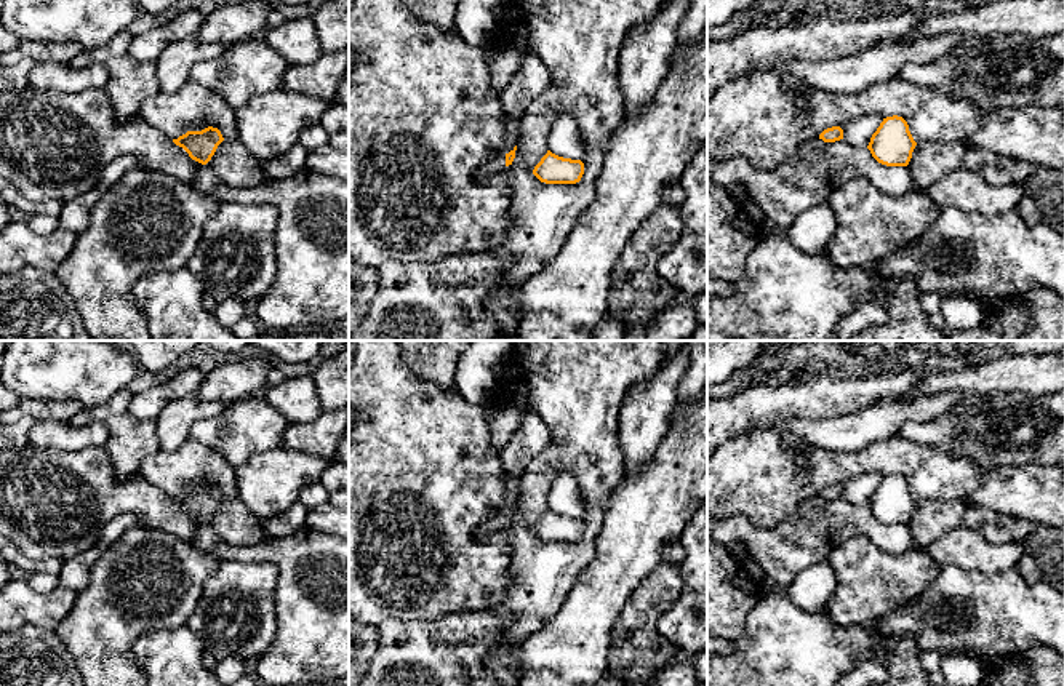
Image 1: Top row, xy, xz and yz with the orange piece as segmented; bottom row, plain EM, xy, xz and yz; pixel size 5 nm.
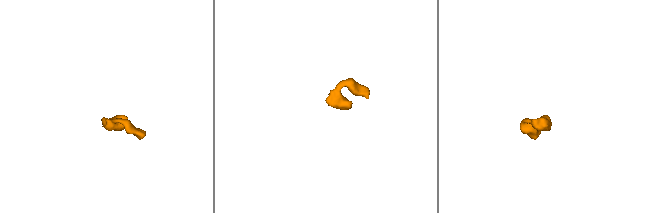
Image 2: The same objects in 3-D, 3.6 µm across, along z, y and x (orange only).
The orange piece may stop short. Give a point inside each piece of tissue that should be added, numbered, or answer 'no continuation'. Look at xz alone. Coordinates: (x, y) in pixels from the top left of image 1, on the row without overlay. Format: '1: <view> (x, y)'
1: xz (533, 434)

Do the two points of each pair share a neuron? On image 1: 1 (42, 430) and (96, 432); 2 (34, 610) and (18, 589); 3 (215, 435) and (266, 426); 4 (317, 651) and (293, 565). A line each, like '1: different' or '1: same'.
1: same
2: same
3: same
4: same

